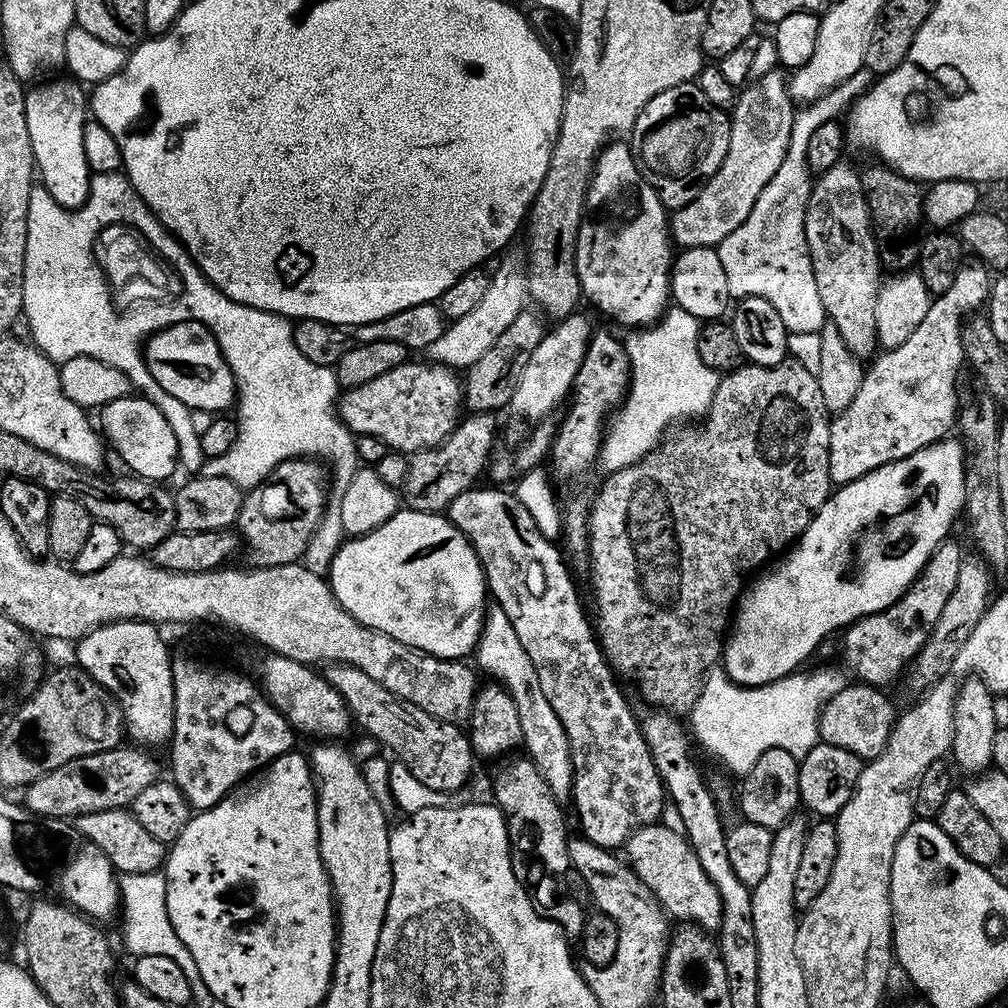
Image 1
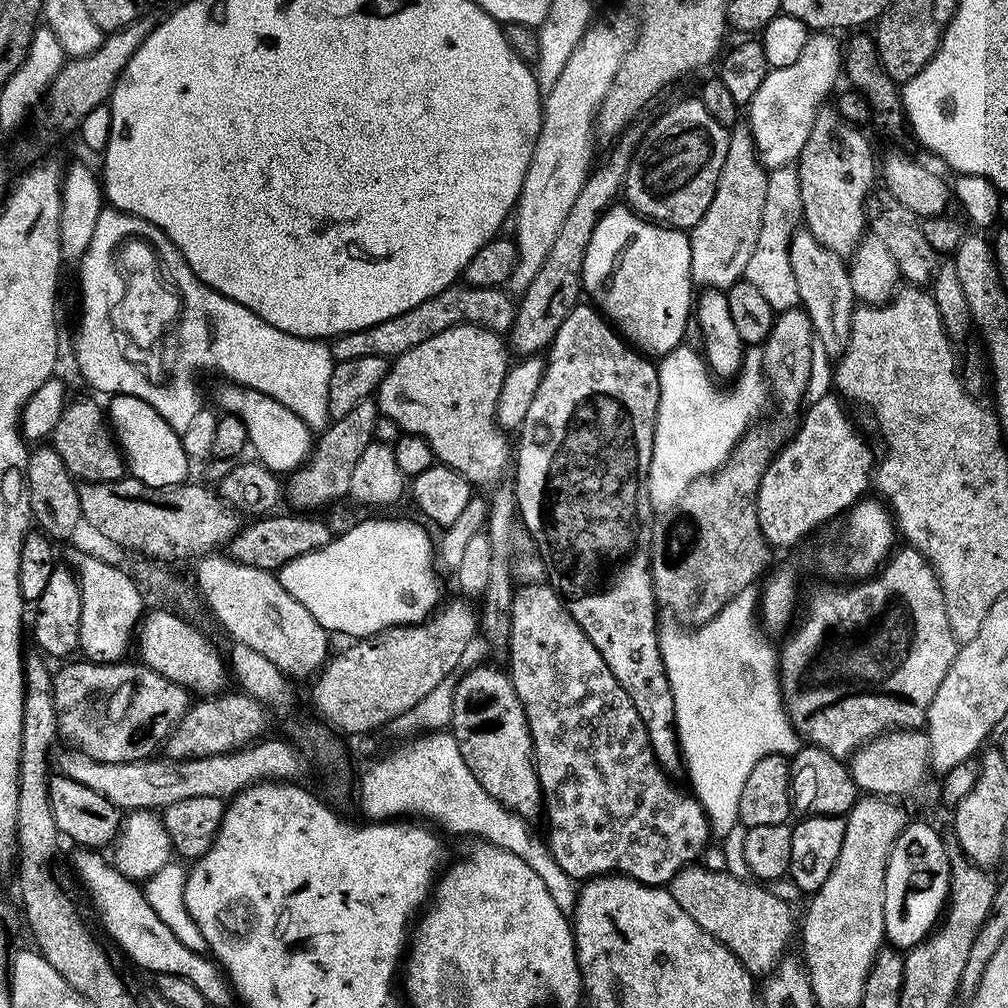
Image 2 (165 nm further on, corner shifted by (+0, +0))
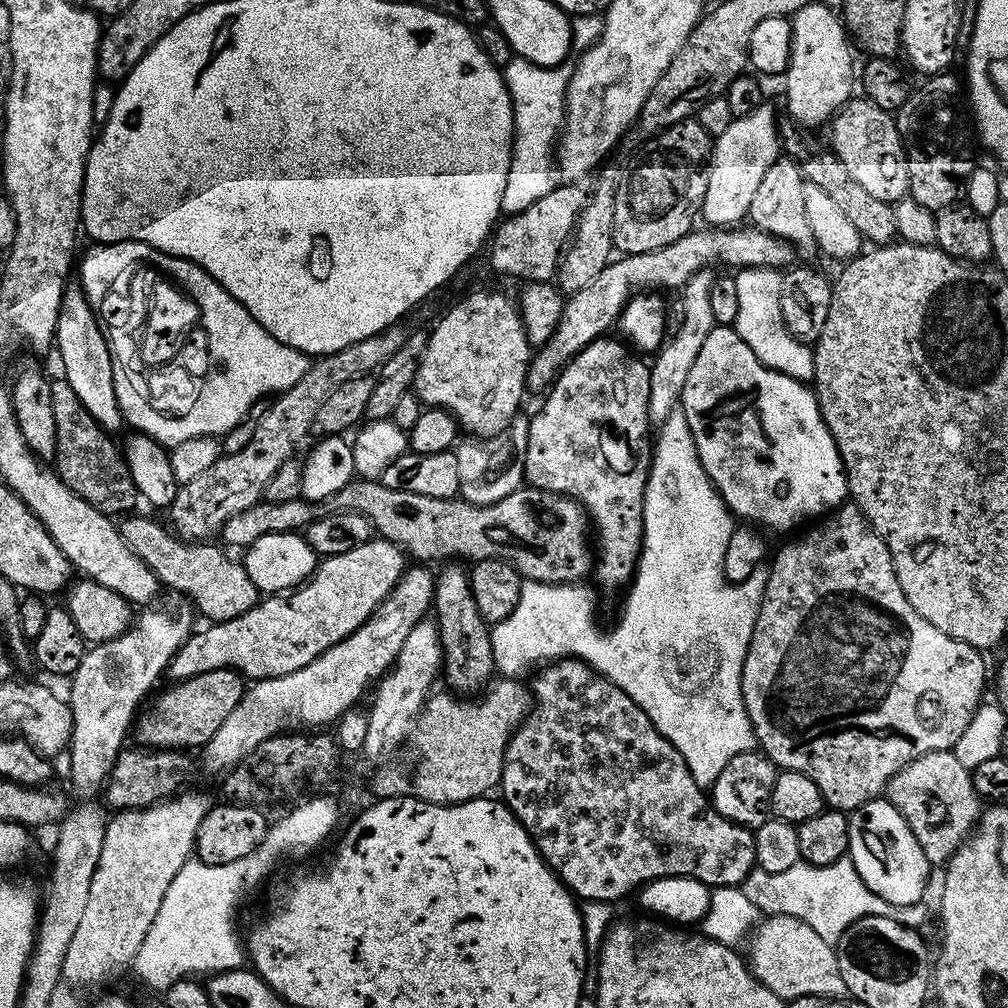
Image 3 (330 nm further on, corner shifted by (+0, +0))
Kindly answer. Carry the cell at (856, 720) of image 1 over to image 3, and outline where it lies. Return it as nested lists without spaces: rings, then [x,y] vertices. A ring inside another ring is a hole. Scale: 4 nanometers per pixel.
[[[952,750],[922,754],[922,758],[902,766],[902,770],[888,777],[886,799],[902,814],[914,838],[918,838],[918,846],[922,846],[922,854],[926,854],[928,863],[932,866],[947,865],[949,858],[960,849],[964,839],[975,829],[976,821],[980,819],[982,811],[982,801],[972,785],[970,769],[962,766],[962,762],[958,762],[955,751]]]

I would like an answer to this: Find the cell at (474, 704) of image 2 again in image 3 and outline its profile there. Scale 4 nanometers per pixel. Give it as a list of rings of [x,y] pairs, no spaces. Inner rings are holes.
[[[452,562],[441,567],[444,569],[441,572],[439,570],[435,581],[434,618],[440,629],[440,642],[444,649],[442,672],[445,677],[448,675],[447,687],[453,693],[480,694],[489,687],[496,672],[492,634],[490,624],[484,620],[475,604],[469,573],[456,564],[459,563]]]

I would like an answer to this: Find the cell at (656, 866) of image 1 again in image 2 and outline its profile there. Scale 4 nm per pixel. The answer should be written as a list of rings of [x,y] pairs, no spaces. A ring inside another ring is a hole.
[[[693,866],[684,868],[674,877],[670,891],[674,902],[678,902],[678,906],[682,906],[682,910],[686,910],[686,914],[706,930],[706,934],[727,946],[753,977],[771,973],[785,959],[787,952],[784,951],[798,924],[792,921],[793,905],[780,900],[771,887],[734,877],[727,871],[715,872],[703,866]]]

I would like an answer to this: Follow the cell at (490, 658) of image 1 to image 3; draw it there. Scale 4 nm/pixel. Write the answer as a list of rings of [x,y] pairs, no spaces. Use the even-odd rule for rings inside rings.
[[[518,414],[512,419],[504,435],[495,442],[485,442],[479,438],[468,438],[455,445],[458,458],[459,495],[472,504],[494,504],[506,498],[506,494],[514,494],[525,483],[524,455],[528,449],[529,417]]]

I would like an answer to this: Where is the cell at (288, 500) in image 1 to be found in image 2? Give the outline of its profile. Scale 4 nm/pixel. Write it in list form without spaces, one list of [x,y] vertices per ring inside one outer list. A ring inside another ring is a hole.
[[[369,398],[354,406],[350,414],[332,420],[315,437],[312,445],[312,455],[291,473],[286,480],[286,500],[293,504],[296,510],[320,510],[327,504],[332,504],[341,497],[347,497],[350,490],[350,481],[354,479],[354,470],[366,446],[374,441],[374,422],[380,417],[380,409],[376,406],[375,399]]]

